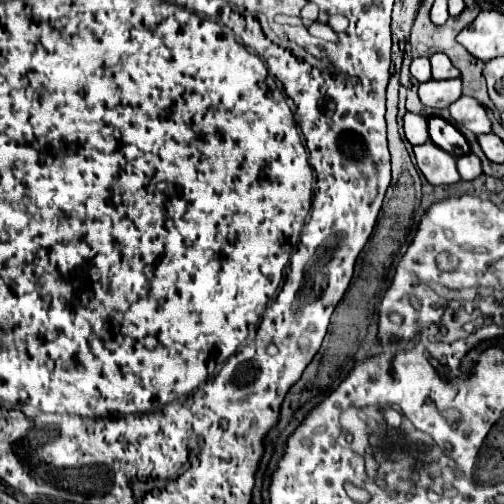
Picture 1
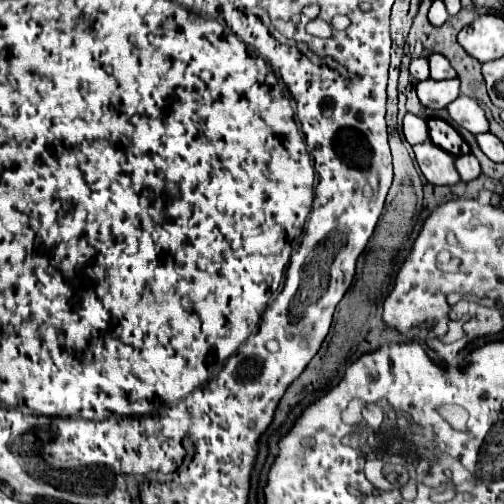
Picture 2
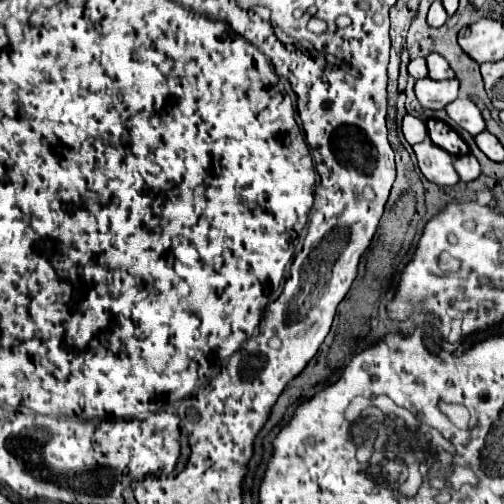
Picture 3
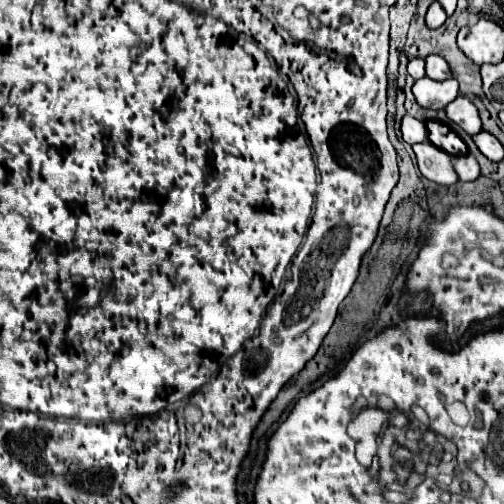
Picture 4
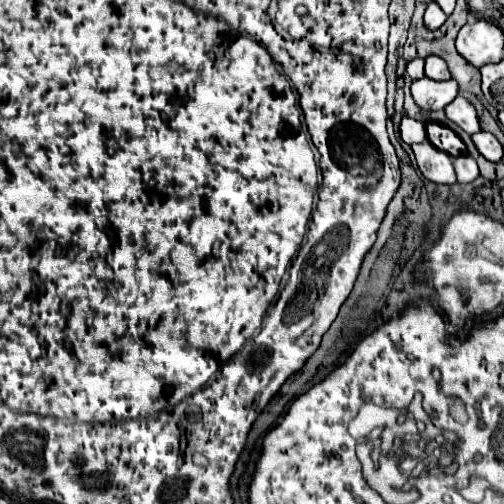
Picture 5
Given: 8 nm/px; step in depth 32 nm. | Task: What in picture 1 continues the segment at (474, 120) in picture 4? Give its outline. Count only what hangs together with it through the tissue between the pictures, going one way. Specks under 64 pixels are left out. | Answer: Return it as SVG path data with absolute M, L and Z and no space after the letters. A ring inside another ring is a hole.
M460 96L456 102L450 104L450 116L456 124L468 128L474 134L488 134L490 130L490 120L486 116L484 106L468 96Z

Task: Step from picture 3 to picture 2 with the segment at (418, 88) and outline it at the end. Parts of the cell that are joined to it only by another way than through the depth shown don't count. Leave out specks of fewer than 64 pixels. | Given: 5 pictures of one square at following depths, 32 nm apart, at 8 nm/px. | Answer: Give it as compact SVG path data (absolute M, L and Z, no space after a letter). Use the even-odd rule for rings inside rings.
M424 80L416 84L416 92L418 98L422 102L422 106L432 108L432 110L440 110L446 108L450 102L454 102L458 98L458 88L460 88L460 80Z

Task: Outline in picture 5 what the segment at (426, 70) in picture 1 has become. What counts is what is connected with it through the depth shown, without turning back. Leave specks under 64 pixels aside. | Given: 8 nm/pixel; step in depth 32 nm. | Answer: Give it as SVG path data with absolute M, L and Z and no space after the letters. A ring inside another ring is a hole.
M414 58L406 64L406 72L410 78L422 78L424 76L424 60L422 58Z

